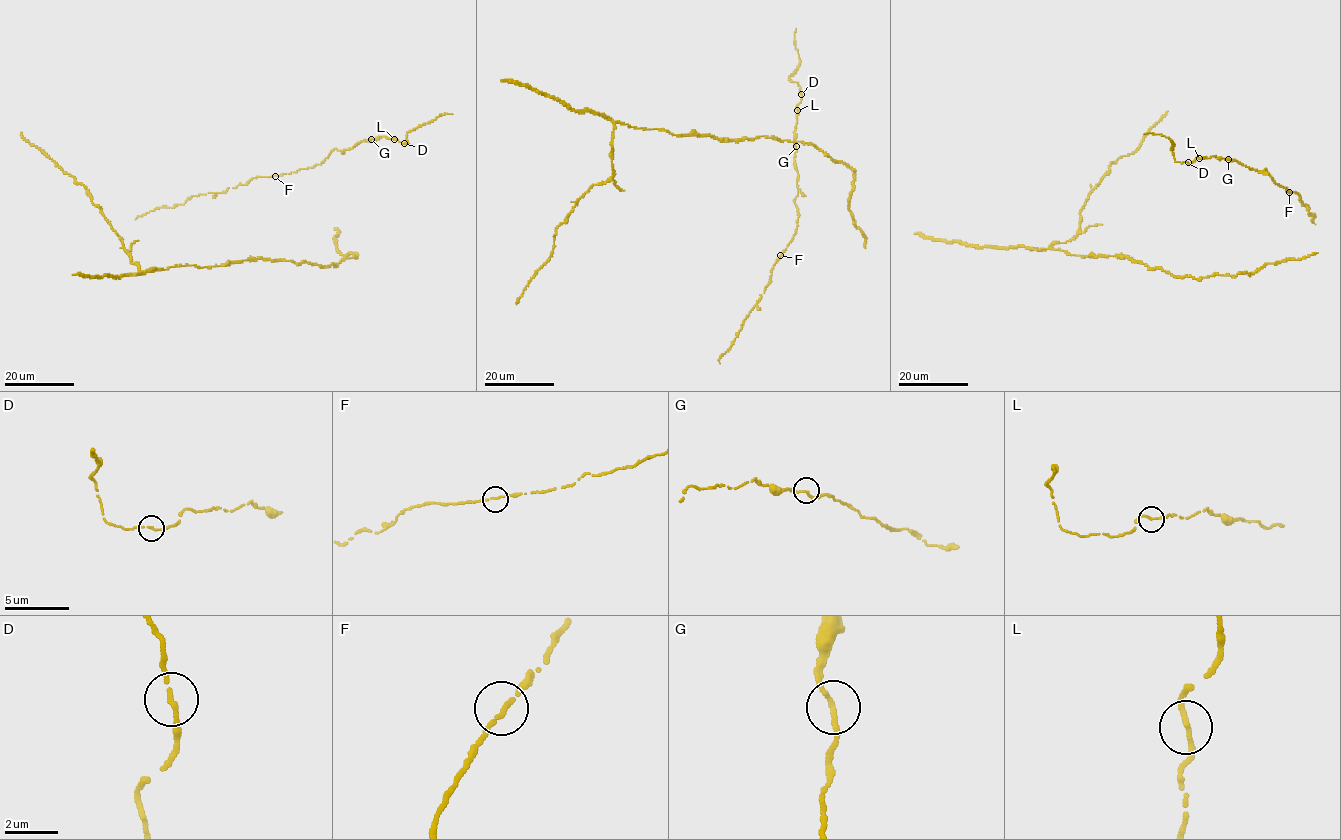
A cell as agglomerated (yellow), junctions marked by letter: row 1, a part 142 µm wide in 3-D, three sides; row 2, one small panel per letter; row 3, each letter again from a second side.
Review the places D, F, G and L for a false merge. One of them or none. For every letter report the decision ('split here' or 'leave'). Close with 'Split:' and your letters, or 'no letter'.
D: leave
F: leave
G: leave
L: leave
Split: no letter

